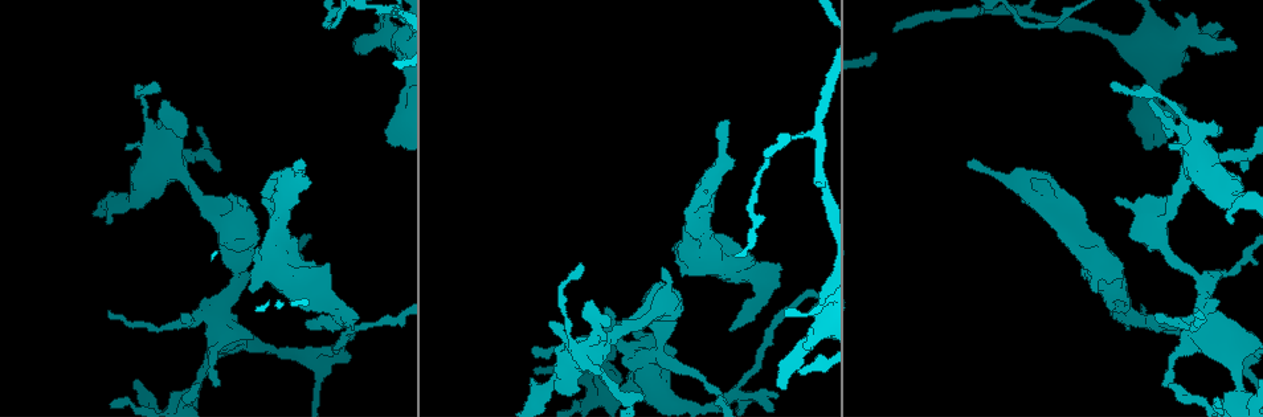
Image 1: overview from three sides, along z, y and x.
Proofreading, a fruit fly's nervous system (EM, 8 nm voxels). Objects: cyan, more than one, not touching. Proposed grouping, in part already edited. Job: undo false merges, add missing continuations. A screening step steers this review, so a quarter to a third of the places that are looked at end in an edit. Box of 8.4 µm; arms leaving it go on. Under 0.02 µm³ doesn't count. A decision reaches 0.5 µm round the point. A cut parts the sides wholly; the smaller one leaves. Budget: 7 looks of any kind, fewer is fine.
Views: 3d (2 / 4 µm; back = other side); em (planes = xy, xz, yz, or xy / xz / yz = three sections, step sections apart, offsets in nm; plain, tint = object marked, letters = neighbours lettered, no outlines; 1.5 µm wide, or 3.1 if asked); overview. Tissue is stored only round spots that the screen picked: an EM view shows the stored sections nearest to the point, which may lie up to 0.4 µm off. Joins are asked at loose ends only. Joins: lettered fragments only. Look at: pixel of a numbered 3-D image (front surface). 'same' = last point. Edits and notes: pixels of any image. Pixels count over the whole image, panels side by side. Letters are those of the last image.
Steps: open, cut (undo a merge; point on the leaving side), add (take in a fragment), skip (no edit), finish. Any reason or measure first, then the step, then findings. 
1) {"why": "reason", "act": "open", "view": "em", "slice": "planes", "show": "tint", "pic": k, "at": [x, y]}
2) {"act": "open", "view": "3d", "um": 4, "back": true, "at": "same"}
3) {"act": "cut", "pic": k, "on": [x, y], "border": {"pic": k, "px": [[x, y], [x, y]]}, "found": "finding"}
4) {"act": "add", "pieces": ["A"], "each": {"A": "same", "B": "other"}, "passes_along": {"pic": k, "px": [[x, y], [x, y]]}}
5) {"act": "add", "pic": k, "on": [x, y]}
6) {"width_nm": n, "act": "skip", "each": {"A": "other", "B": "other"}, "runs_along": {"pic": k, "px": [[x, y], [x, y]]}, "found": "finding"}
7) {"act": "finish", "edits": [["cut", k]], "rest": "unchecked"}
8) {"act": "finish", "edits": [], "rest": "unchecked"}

{"why": "free end", "act": "open", "view": "3d", "um": 4, "pic": 1, "at": [1096, 293]}

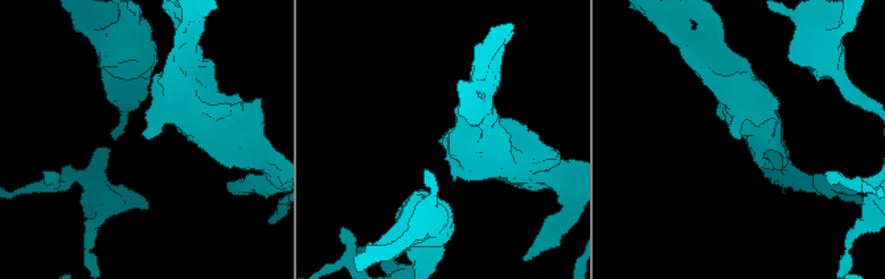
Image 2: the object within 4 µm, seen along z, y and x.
{"why": "shape alone is not enough", "act": "open", "view": "em", "slice": "planes", "show": "letters", "pic": 2, "at": [144, 137]}

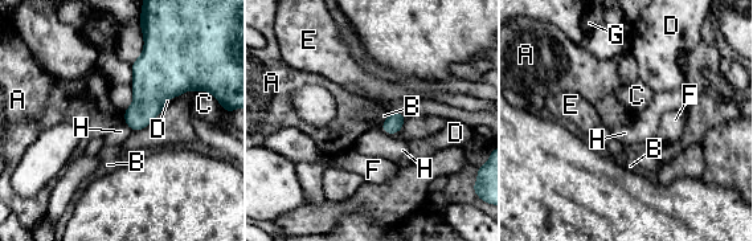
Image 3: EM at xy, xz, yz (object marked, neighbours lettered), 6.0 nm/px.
{"act": "skip", "each": {"A": "other", "B": "other", "C": "other", "D": "other", "E": "other", "F": "other", "G": "other", "H": "other"}, "border": {"pic": 3, "px": [[383, 121], [381, 129], [387, 134]]}, "found": "none of them fits"}

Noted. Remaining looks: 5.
{"why": "an open end", "act": "open", "view": "3d", "um": 2, "pic": 1, "at": [1119, 319]}

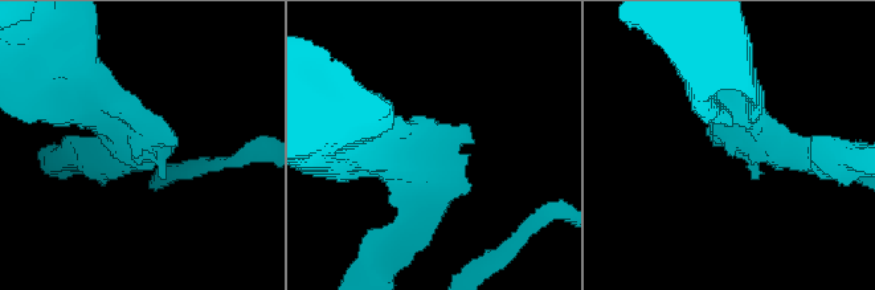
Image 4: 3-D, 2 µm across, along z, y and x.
{"why": "need the tissue", "act": "open", "view": "em", "slice": "xy", "step": 8, "show": "tint", "pic": 4, "at": [722, 141]}

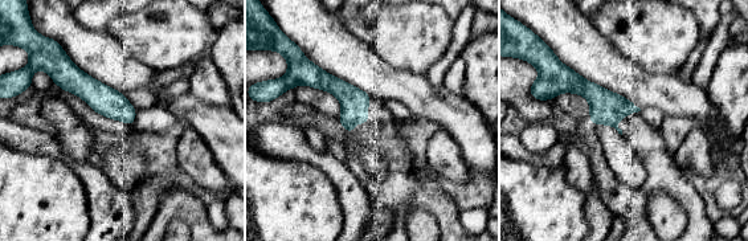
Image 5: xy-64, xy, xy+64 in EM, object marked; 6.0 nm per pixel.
{"why": "see the neighbours", "act": "open", "view": "em", "slice": "xy", "step": 8, "show": "letters", "at": "same"}

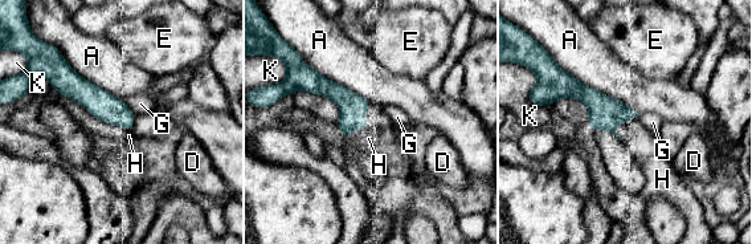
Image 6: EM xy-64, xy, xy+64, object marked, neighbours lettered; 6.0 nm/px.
{"act": "add", "pieces": ["H"], "each": {"A": "other", "D": "other", "E": "other", "G": "other", "H": "same", "K": "other"}, "found": "it goes on there"}

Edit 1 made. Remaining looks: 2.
{"act": "finish", "edits": [["add", 6]], "rest": "unchecked"}

